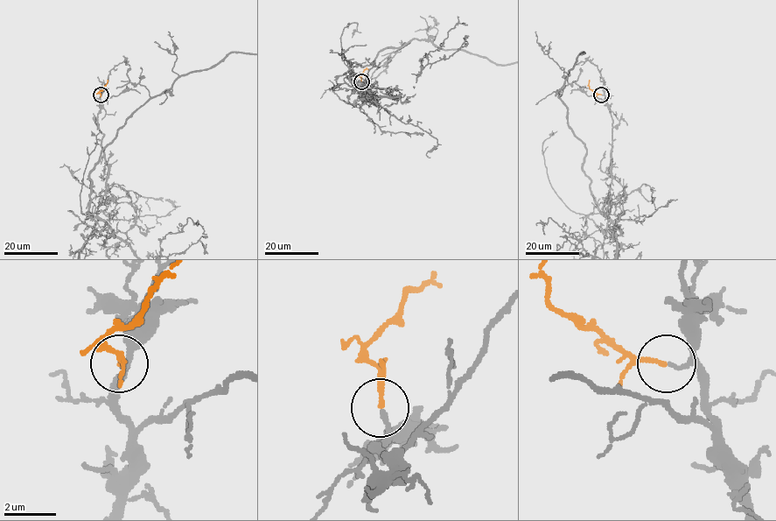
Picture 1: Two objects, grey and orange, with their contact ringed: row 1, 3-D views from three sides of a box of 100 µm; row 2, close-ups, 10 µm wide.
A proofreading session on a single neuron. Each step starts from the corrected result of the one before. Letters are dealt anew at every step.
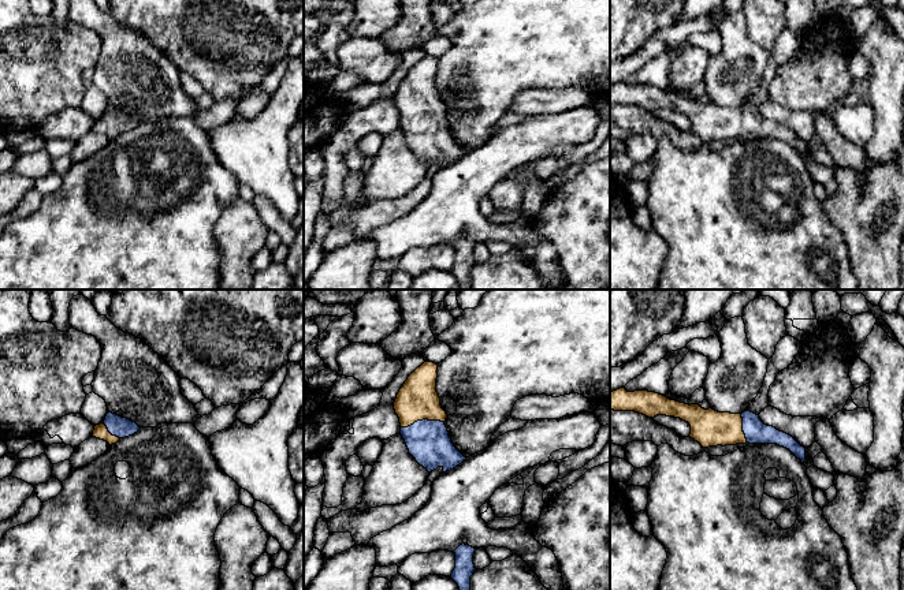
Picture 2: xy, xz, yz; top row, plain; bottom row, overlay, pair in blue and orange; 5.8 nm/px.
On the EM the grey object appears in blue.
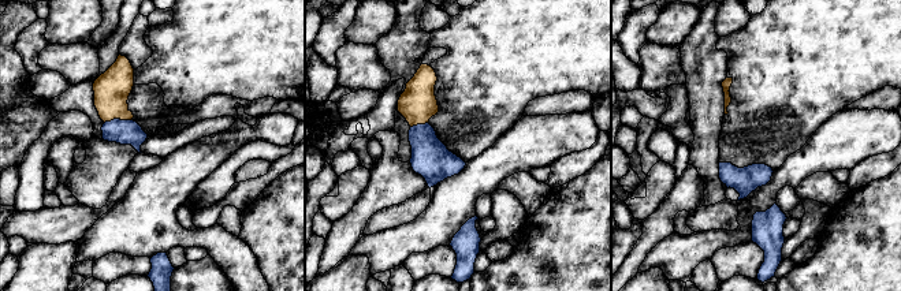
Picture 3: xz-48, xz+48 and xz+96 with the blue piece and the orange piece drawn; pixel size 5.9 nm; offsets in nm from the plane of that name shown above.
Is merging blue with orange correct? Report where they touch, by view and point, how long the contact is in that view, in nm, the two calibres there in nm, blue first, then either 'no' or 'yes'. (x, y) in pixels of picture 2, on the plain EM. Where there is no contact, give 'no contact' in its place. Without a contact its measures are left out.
meets blue in xz at (423, 114); contact 260 nm long; 260 nm thick on the blue side, 240 nm on the other; yes

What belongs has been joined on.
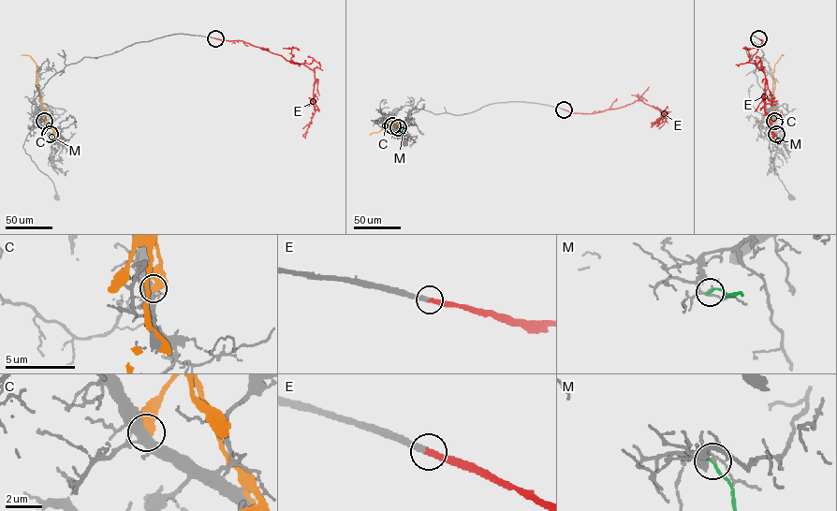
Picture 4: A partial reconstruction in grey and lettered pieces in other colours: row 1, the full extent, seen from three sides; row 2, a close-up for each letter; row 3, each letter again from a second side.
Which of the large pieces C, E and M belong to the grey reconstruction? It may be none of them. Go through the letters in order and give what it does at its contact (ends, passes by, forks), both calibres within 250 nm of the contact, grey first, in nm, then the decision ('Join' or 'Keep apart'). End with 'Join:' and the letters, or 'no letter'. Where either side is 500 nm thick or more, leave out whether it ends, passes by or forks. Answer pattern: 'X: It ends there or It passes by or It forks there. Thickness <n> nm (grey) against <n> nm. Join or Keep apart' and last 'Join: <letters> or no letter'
C: Thickness 440 nm (grey) against 700 nm. Keep apart
E: It ends there. Thickness 320 nm (grey) against 340 nm. Join
M: It ends there. Thickness 150 nm (grey) against 160 nm. Keep apart
Join: E

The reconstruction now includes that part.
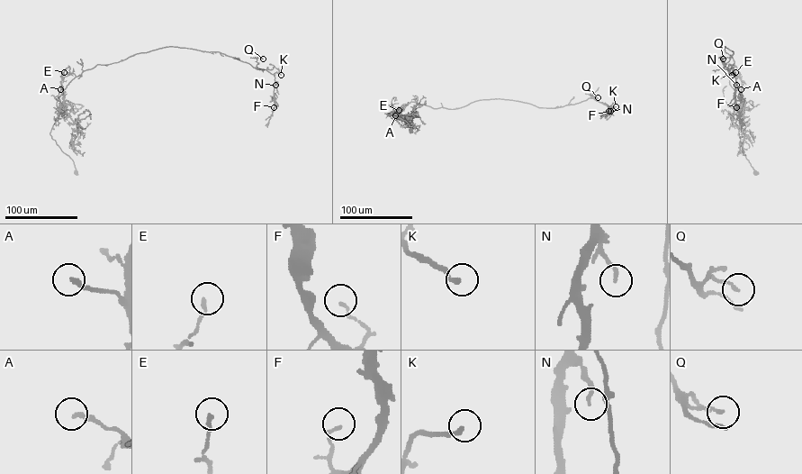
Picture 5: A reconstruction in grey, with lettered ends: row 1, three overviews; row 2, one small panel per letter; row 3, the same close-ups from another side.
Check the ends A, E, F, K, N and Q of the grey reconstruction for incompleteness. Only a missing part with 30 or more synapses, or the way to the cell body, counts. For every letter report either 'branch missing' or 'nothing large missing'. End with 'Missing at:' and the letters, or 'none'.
A: branch missing
E: nothing large missing
F: nothing large missing
K: nothing large missing
N: nothing large missing
Q: nothing large missing
Missing at: A

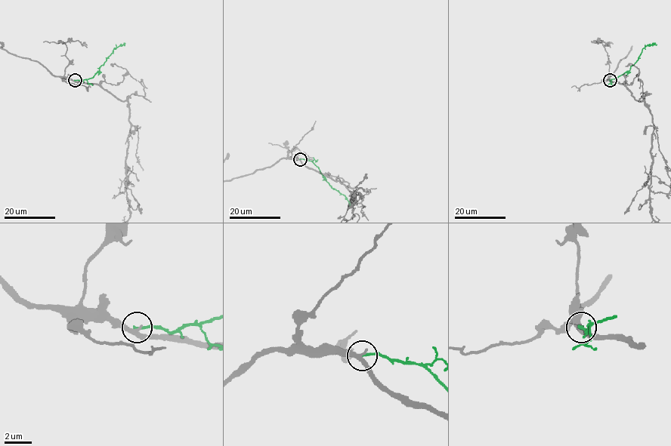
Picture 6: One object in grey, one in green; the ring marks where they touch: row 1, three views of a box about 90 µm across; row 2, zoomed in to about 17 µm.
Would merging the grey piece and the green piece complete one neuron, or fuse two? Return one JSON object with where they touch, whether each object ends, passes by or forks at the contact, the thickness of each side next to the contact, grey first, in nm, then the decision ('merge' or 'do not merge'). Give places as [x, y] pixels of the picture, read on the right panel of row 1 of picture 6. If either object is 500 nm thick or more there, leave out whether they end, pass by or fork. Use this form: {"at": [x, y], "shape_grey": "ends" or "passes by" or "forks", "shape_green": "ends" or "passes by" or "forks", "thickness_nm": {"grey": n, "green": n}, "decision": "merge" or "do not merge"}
{"at": [610, 80], "shape_grey": "passes by", "shape_green": "ends", "thickness_nm": {"grey": 340, "green": 180}, "decision": "do not merge"}

